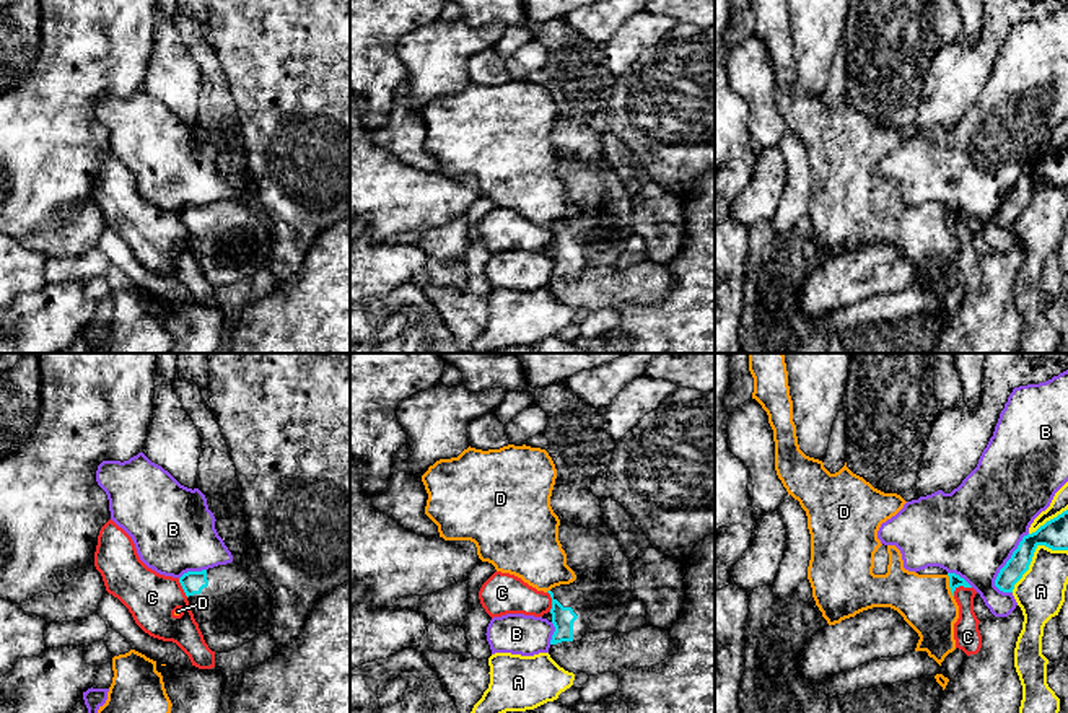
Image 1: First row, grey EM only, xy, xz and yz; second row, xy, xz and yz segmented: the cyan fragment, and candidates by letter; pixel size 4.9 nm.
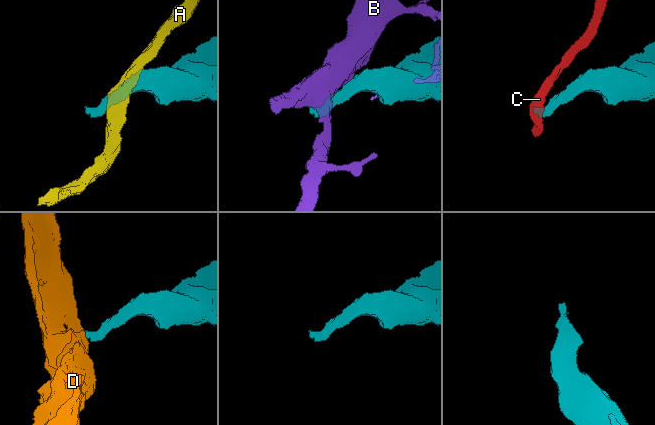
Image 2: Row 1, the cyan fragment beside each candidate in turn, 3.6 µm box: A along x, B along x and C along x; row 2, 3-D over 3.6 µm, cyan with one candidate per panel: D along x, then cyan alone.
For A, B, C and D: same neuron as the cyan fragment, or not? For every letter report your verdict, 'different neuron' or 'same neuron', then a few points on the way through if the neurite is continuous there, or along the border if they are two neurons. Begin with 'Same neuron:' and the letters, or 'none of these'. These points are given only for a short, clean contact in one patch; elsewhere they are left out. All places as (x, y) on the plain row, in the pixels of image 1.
Same neuron: none of these
A: different neuron
B: different neuron
C: different neuron; border yz (971, 222), (959, 222), (953, 230)
D: different neuron; border yz (946, 210), (953, 231)

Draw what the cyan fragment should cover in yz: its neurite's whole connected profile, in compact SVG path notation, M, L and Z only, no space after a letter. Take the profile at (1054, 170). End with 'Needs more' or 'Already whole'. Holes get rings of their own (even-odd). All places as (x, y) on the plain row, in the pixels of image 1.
M1068 145L1047 156L1035 168L1022 173L1018 184L995 215L995 221L1000 226L1013 228L1014 220L1029 205L1034 187L1039 181L1045 181L1052 186L1068 186Z. Already whole

